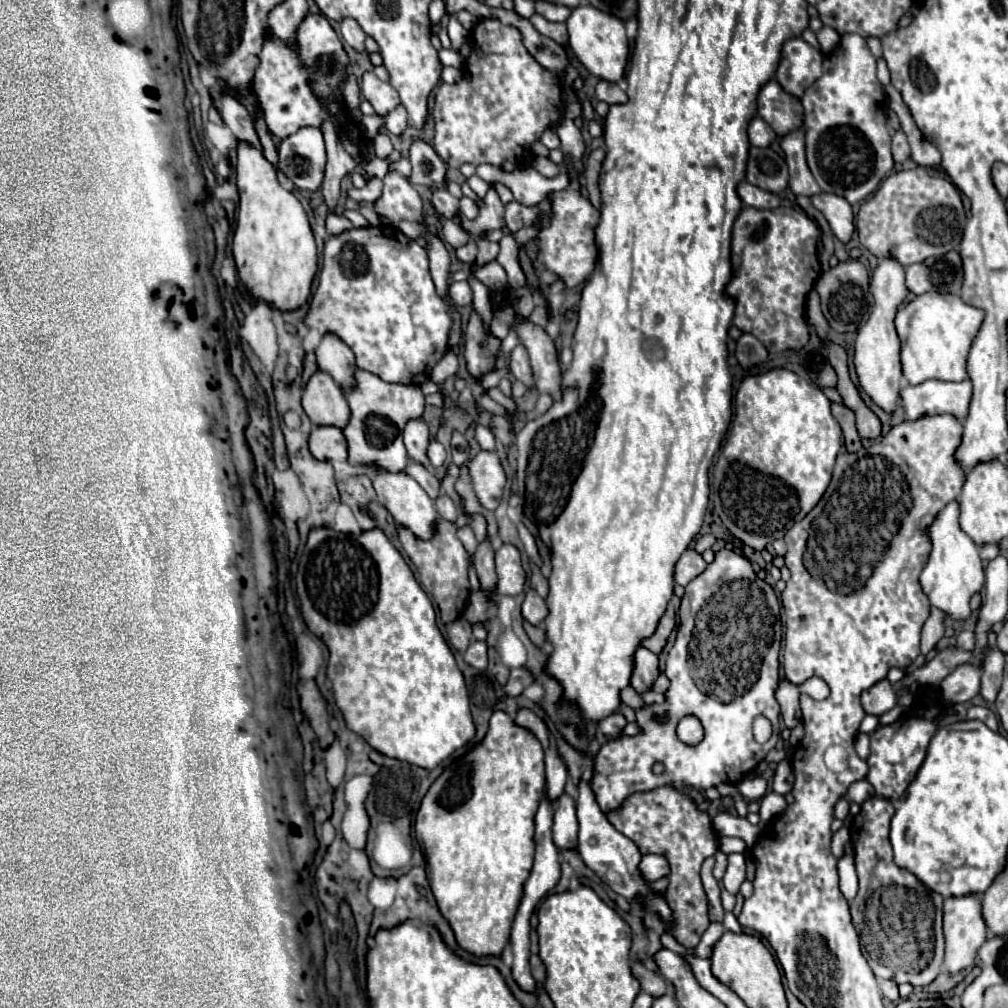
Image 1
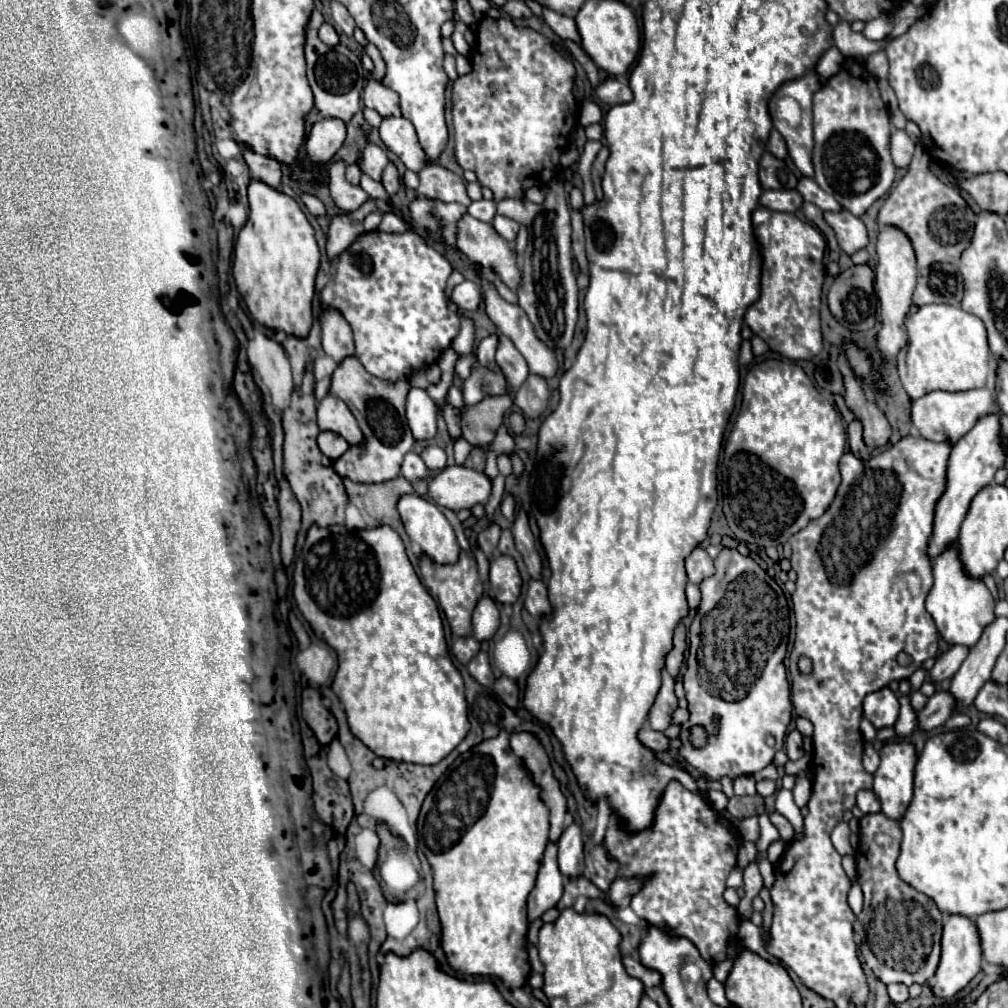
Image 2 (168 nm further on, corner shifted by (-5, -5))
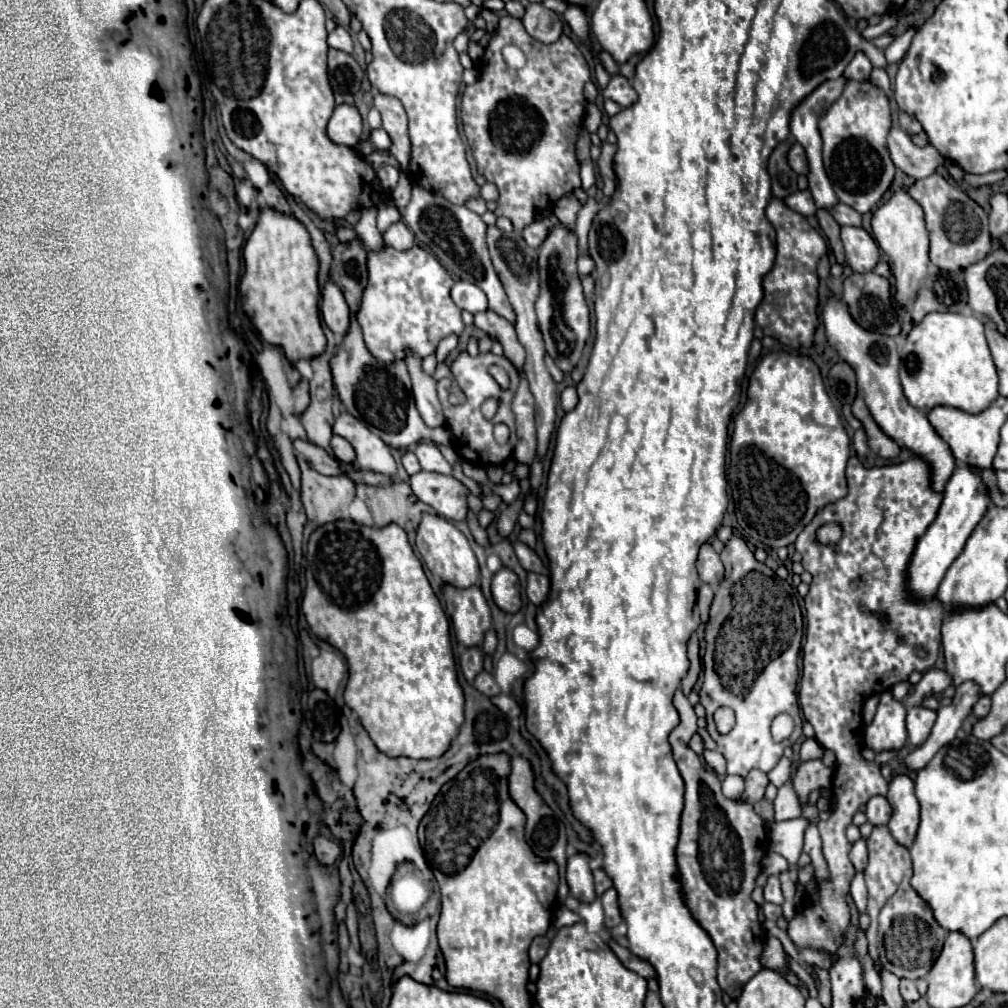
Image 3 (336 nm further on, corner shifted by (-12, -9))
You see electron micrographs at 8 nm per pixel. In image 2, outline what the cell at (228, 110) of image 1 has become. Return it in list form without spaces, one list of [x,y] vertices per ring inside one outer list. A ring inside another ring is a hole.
[[[245,149],[243,151],[243,159],[249,165],[251,179],[263,181],[265,185],[269,185],[273,189],[279,187],[279,183],[281,183],[281,165],[275,159],[261,157],[261,155],[253,153],[251,149]]]

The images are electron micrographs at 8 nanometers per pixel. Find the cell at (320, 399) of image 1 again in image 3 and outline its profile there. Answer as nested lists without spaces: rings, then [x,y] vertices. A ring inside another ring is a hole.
[[[342,411],[334,425],[334,435],[344,437],[356,451],[356,465],[362,471],[376,471],[390,475],[396,471],[396,461],[390,453],[390,447],[378,439],[366,425],[362,425],[356,417],[352,417],[348,411]]]

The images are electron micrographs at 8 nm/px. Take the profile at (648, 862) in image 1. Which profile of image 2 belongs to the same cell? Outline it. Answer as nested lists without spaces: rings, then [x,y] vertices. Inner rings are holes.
[[[617,877],[615,883],[611,883],[611,887],[607,891],[607,899],[619,911],[631,903],[631,897],[639,891],[639,887],[641,887],[641,879],[637,879],[637,877],[635,879]]]

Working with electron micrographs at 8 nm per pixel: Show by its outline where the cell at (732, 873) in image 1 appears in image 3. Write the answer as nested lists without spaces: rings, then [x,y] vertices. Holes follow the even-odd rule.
[[[770,875],[766,885],[764,885],[764,901],[770,901],[770,903],[782,903],[784,897],[782,897],[782,891],[780,891],[780,881],[776,875]]]

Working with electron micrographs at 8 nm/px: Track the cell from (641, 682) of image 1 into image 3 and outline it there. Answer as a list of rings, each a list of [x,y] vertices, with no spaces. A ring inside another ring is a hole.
[[[680,689],[674,693],[674,707],[680,713],[680,723],[670,733],[670,745],[686,785],[680,839],[676,845],[676,879],[680,881],[686,907],[718,949],[718,985],[730,997],[738,997],[738,989],[762,969],[758,955],[764,931],[760,929],[758,907],[750,899],[750,893],[768,849],[768,833],[752,805],[726,799],[720,791],[718,775],[704,769],[702,759],[688,749],[688,741],[696,733],[696,713]]]

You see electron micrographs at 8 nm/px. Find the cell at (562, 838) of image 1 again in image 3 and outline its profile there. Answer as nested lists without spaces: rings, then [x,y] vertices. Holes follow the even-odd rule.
[[[574,853],[568,859],[566,879],[568,879],[572,895],[580,901],[592,901],[596,897],[594,877],[592,877],[588,863],[590,863],[590,857],[586,853]]]

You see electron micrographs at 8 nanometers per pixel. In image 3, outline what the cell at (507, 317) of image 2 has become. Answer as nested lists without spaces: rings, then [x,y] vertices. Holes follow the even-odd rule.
[[[414,185],[412,199],[402,213],[402,219],[404,219],[406,227],[414,233],[416,241],[420,245],[424,245],[428,251],[432,251],[438,257],[438,261],[452,275],[478,285],[488,297],[488,307],[494,313],[498,313],[500,317],[504,317],[506,321],[510,321],[512,325],[516,325],[516,313],[514,313],[510,301],[506,299],[506,291],[492,267],[490,255],[488,255],[486,223],[480,219],[480,215],[476,215],[474,211],[470,211],[464,205],[450,203],[448,199],[444,199],[438,193],[432,193],[420,185]]]

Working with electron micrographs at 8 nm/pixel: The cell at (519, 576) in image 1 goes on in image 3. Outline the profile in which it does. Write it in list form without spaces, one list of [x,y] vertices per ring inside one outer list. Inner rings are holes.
[[[502,567],[494,575],[492,597],[494,597],[494,603],[506,613],[516,613],[520,609],[522,605],[520,583],[518,583],[518,575],[510,567]]]

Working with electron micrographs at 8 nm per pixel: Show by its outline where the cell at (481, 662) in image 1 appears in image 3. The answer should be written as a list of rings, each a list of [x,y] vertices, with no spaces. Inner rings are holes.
[[[482,671],[482,673],[476,675],[476,679],[474,679],[474,687],[476,687],[478,691],[482,691],[484,695],[488,695],[488,697],[494,697],[494,695],[500,693],[498,683],[494,681],[492,673],[488,673],[488,671]]]

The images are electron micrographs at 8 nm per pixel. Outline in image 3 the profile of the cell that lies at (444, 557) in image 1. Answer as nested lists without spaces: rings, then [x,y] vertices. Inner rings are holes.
[[[444,583],[442,595],[446,601],[446,613],[452,619],[456,639],[466,645],[482,645],[484,633],[492,627],[490,607],[478,585],[468,589],[456,589]]]

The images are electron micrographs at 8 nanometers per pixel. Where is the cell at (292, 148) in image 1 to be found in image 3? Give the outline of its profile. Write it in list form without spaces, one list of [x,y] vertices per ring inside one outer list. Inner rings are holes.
[[[338,105],[328,121],[328,137],[336,145],[354,147],[360,141],[362,117],[352,105]]]

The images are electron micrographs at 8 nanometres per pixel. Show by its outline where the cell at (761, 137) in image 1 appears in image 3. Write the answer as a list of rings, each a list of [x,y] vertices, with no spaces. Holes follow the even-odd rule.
[[[792,141],[790,149],[788,149],[788,163],[790,167],[796,171],[796,173],[806,173],[806,155],[804,155],[804,149],[798,141]]]

